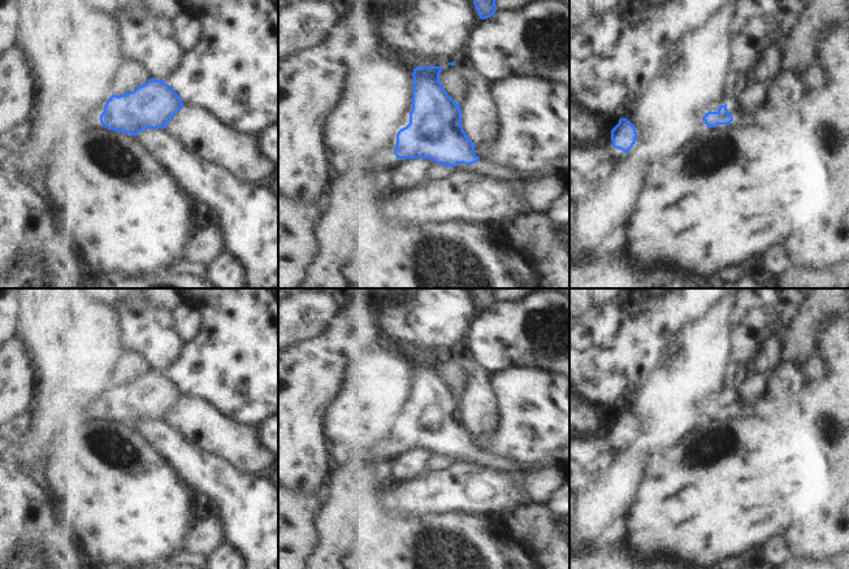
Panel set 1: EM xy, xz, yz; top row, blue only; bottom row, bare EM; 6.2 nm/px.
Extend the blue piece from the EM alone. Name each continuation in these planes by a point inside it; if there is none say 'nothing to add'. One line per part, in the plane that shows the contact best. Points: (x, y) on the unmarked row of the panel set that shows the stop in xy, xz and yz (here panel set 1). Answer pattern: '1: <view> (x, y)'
1: xz (494, 463)
2: yz (733, 398)

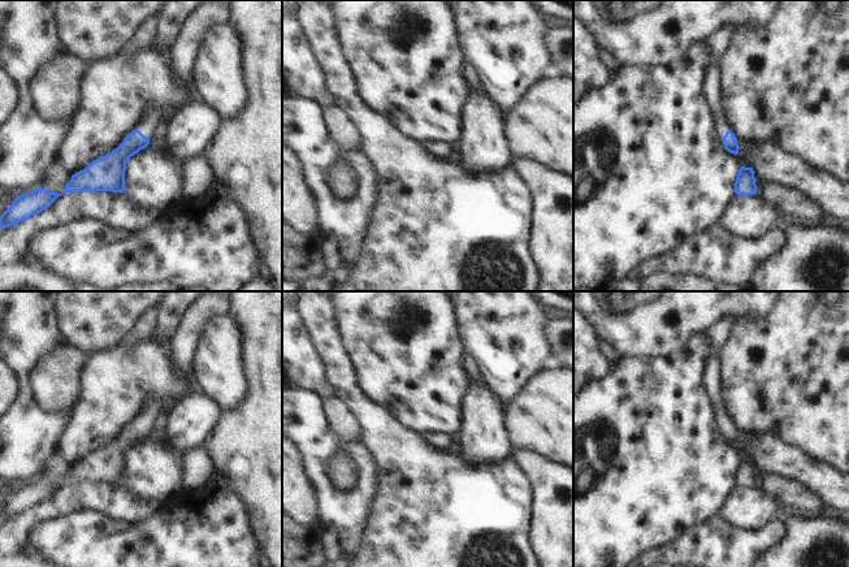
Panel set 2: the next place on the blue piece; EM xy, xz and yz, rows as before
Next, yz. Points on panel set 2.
1: yz (717, 337)

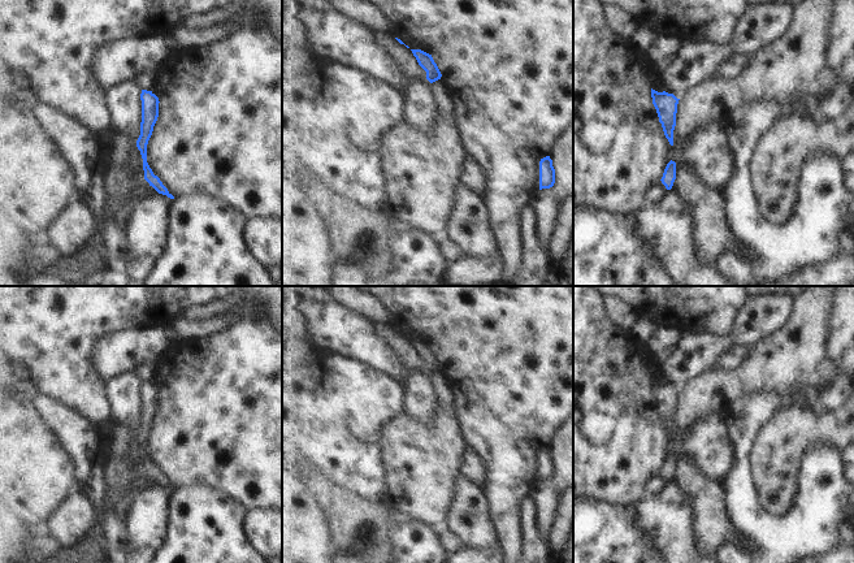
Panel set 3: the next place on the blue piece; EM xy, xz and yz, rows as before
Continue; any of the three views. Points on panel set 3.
nothing to add

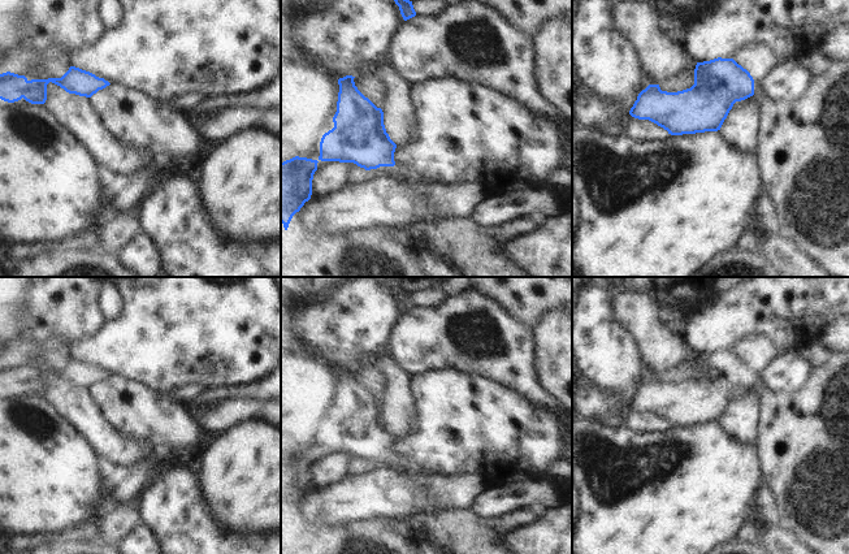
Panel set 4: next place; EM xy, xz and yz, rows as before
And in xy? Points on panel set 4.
nothing to add

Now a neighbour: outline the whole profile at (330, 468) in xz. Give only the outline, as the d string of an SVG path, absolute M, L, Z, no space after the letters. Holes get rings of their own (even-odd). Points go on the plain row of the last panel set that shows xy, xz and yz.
M339 453L317 454L317 462L312 471L311 490L320 490L329 485L341 482L347 477L348 455Z

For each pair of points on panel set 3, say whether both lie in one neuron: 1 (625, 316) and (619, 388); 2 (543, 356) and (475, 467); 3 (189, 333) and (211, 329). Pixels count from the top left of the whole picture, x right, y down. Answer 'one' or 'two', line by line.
1: two
2: two
3: one

